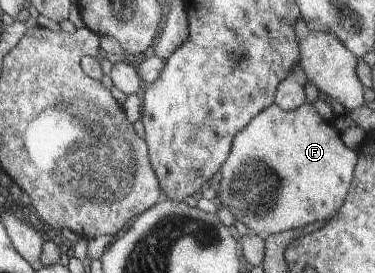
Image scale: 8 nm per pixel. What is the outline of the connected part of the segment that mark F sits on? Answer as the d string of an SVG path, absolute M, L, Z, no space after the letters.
M307 101L287 112L271 103L238 130L230 158L221 170L223 177L217 188L215 202L229 205L235 213L235 220L246 226L248 232L262 238L301 228L327 218L335 208L341 206L351 184L351 174L356 161L355 150L349 150L341 144L339 132L333 128L333 124L323 120Z

